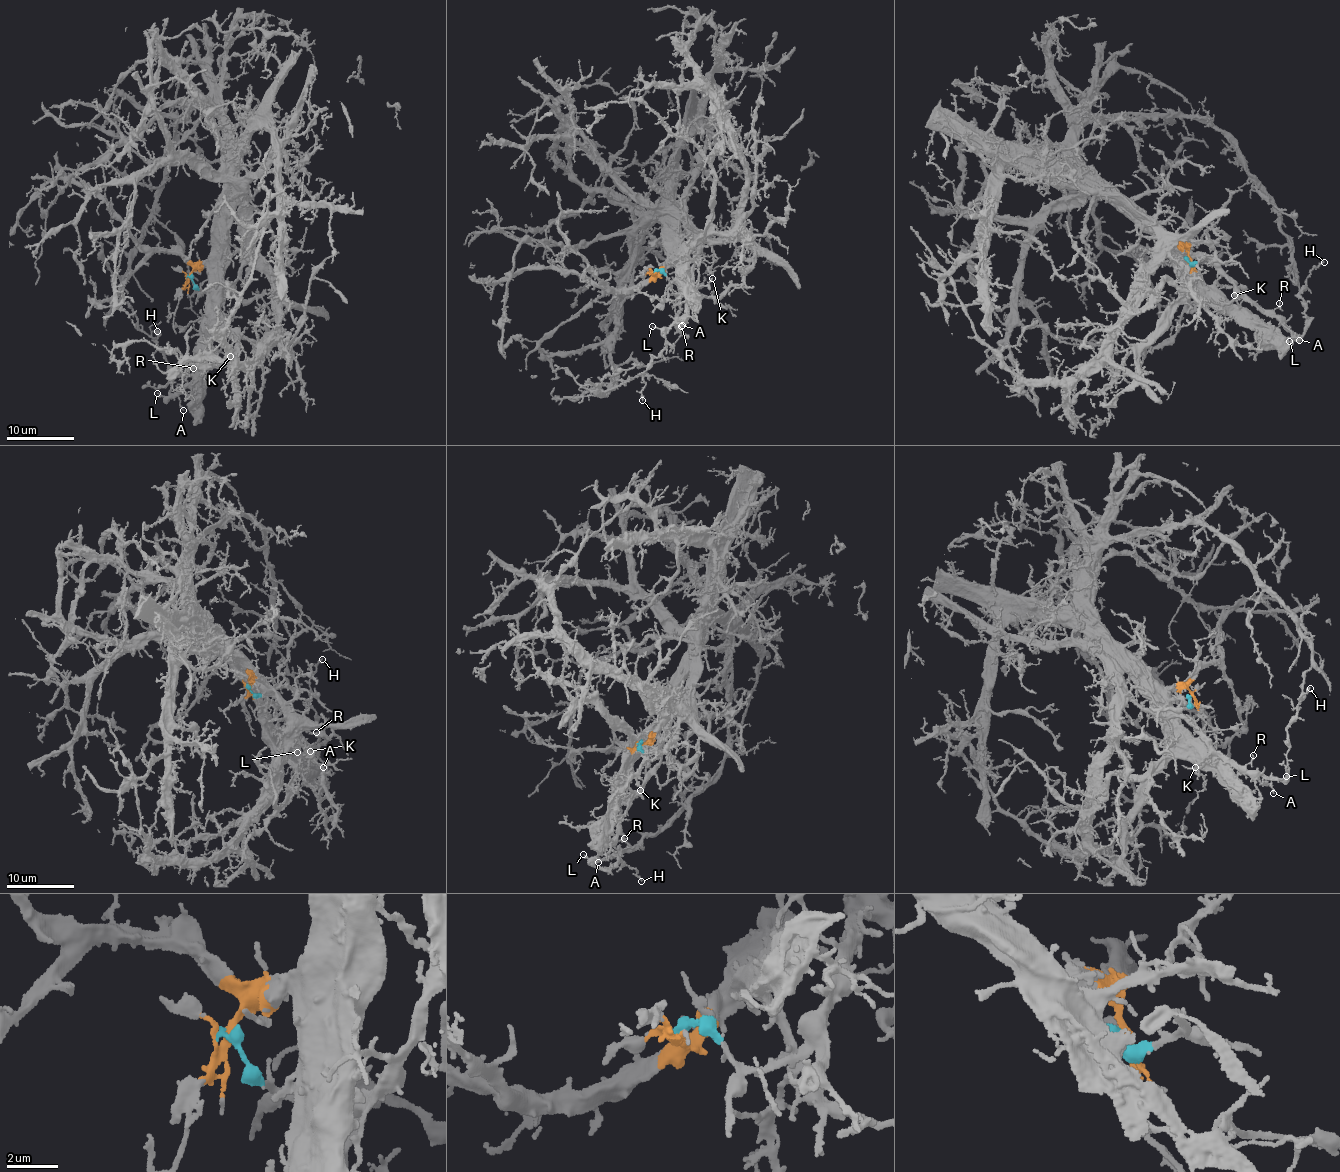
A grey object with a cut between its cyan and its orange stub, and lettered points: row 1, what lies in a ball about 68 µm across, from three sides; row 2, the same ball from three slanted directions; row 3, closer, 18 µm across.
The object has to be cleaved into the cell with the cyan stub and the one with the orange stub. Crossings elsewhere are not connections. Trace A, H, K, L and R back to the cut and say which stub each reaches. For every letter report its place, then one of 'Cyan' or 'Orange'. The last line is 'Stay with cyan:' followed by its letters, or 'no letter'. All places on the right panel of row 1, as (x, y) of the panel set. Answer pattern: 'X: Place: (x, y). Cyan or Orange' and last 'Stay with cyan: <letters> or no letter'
A: Place: (1299, 340). Cyan
H: Place: (1324, 262). Cyan
K: Place: (1234, 295). Cyan
L: Place: (1289, 341). Cyan
R: Place: (1279, 303). Cyan
Stay with cyan: A, H, K, L, R

